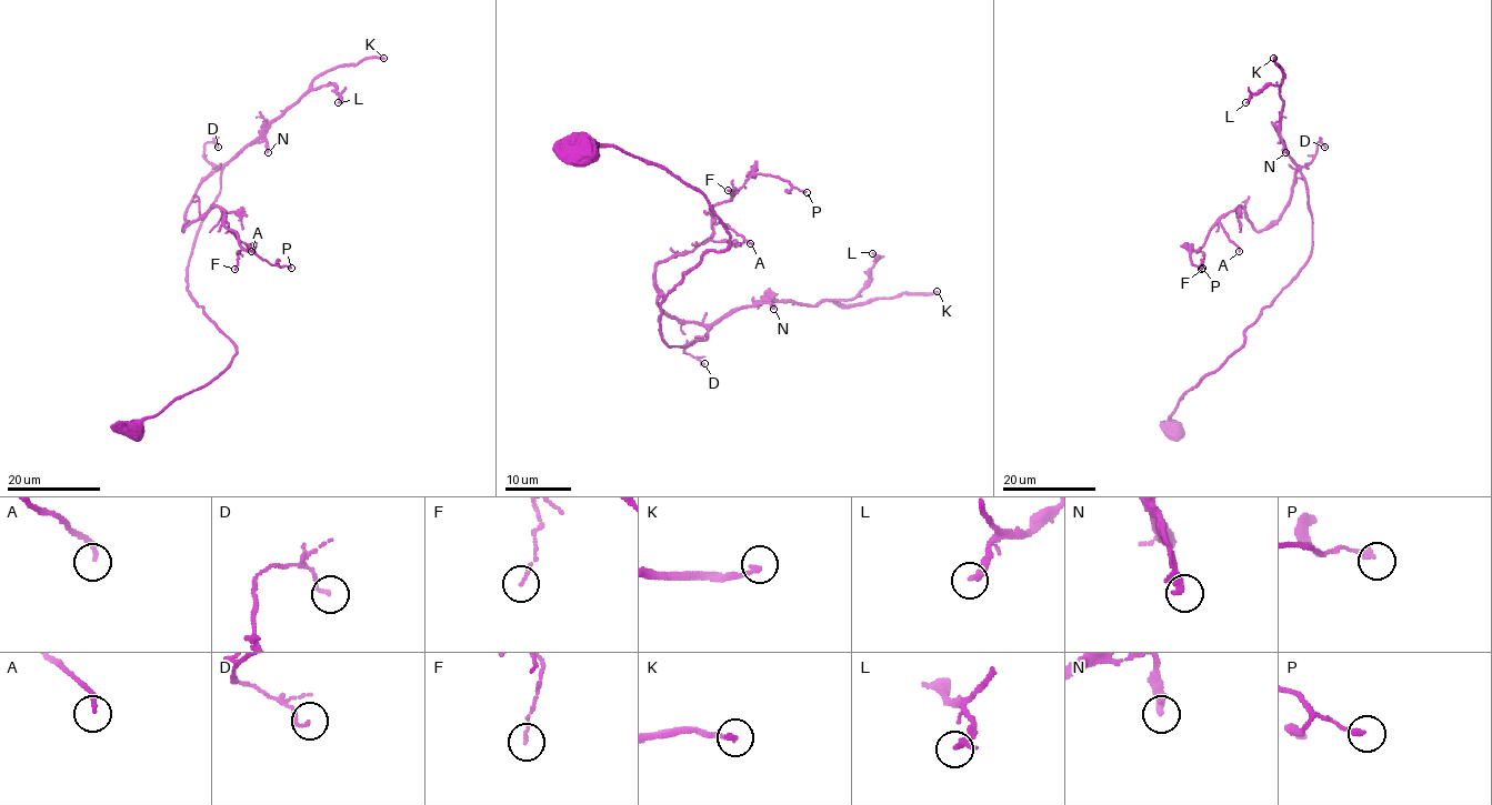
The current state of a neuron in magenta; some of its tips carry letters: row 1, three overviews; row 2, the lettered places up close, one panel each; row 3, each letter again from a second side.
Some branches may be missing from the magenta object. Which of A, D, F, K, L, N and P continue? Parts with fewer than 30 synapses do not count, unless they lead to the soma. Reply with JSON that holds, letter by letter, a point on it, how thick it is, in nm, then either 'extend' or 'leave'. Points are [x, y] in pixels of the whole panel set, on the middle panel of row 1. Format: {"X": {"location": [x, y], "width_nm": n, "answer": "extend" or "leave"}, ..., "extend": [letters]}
{"A": {"location": [750, 243], "width_nm": 170, "answer": "leave"}, "D": {"location": [704, 363], "width_nm": 110, "answer": "leave"}, "F": {"location": [728, 190], "width_nm": 100, "answer": "leave"}, "K": {"location": [937, 291], "width_nm": 160, "answer": "extend"}, "L": {"location": [872, 253], "width_nm": 240, "answer": "leave"}, "N": {"location": [773, 309], "width_nm": 280, "answer": "leave"}, "P": {"location": [807, 192], "width_nm": 220, "answer": "leave"}, "extend": ["K"]}

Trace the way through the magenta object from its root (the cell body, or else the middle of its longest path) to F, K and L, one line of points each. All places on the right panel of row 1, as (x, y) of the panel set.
F: (1172, 430), (1182, 395), (1308, 259), (1301, 172), (1265, 228), (1240, 207), (1225, 213), (1201, 269)
K: (1172, 430), (1182, 395), (1243, 344), (1310, 254), (1305, 180), (1280, 136), (1283, 72), (1273, 58)
L: (1172, 430), (1182, 395), (1243, 344), (1312, 249), (1305, 180), (1280, 136), (1280, 88), (1245, 102)

